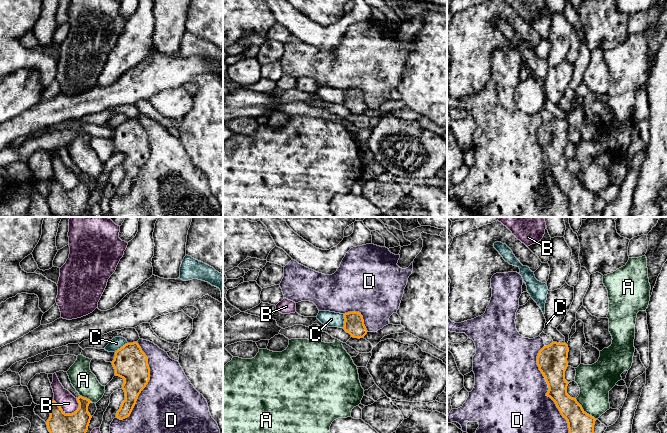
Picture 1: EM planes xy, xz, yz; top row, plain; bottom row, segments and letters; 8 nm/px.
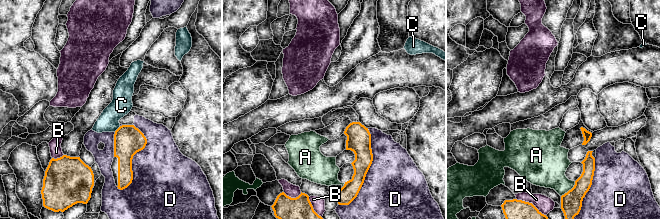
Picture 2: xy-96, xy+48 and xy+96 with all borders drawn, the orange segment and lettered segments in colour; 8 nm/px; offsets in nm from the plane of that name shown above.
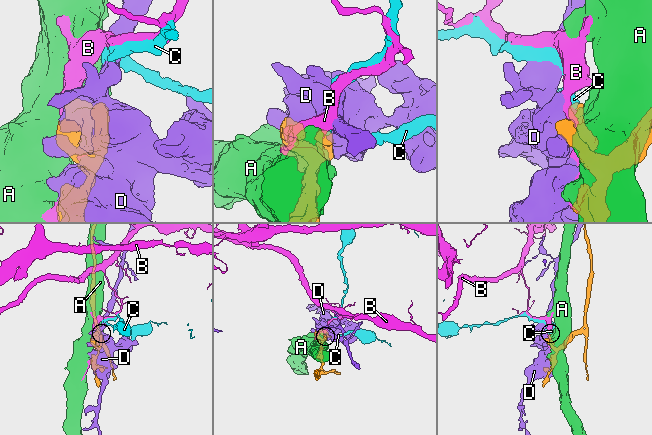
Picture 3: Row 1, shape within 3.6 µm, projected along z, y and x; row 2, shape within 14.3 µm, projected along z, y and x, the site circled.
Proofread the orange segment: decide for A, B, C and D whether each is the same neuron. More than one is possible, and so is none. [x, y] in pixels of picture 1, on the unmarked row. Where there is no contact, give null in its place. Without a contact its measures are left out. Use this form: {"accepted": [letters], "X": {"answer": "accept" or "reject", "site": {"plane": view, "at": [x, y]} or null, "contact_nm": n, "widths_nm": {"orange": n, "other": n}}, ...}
{"accepted": [], "A": {"answer": "reject", "site": {"plane": "yz", "at": [583, 186]}, "contact_nm": 240, "widths_nm": {"orange": 200, "other": 260}}, "B": {"answer": "reject", "site": {"plane": "xy", "at": [64, 189]}, "contact_nm": 220, "widths_nm": {"orange": 220, "other": 140}}, "C": {"answer": "reject", "site": {"plane": "xz", "at": [344, 97]}, "contact_nm": 110, "widths_nm": {"orange": 160, "other": 130}}, "D": {"answer": "reject", "site": {"plane": "yz", "at": [546, 169]}, "contact_nm": 800, "widths_nm": {"orange": 240, "other": 500}}}

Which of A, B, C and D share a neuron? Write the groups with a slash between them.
A / B / C / D

